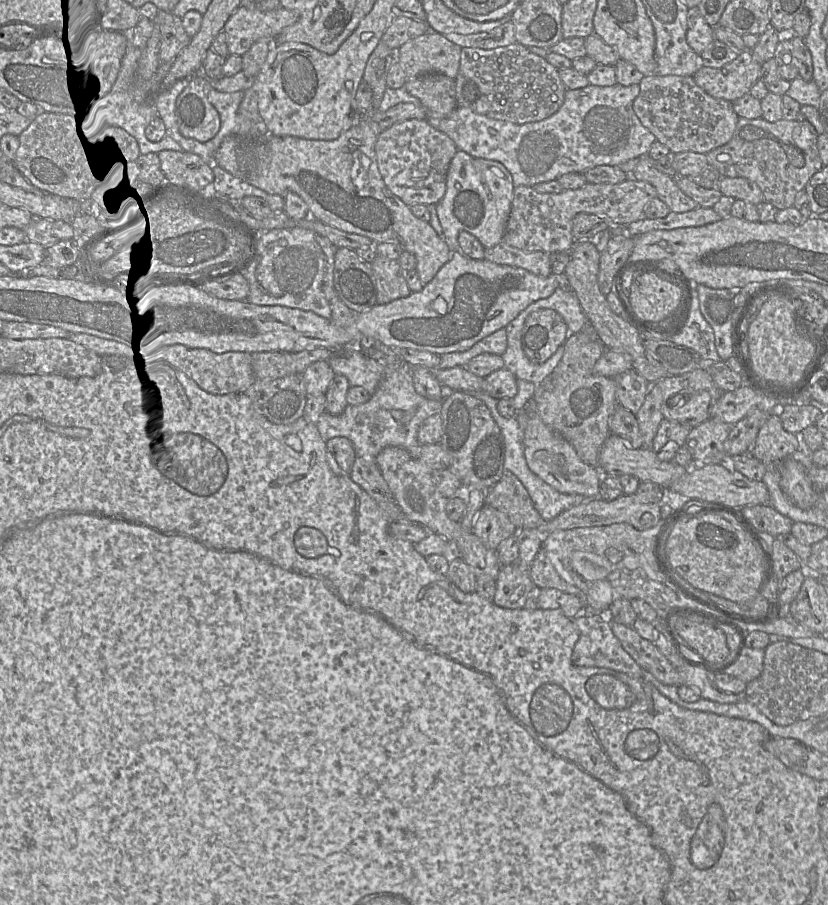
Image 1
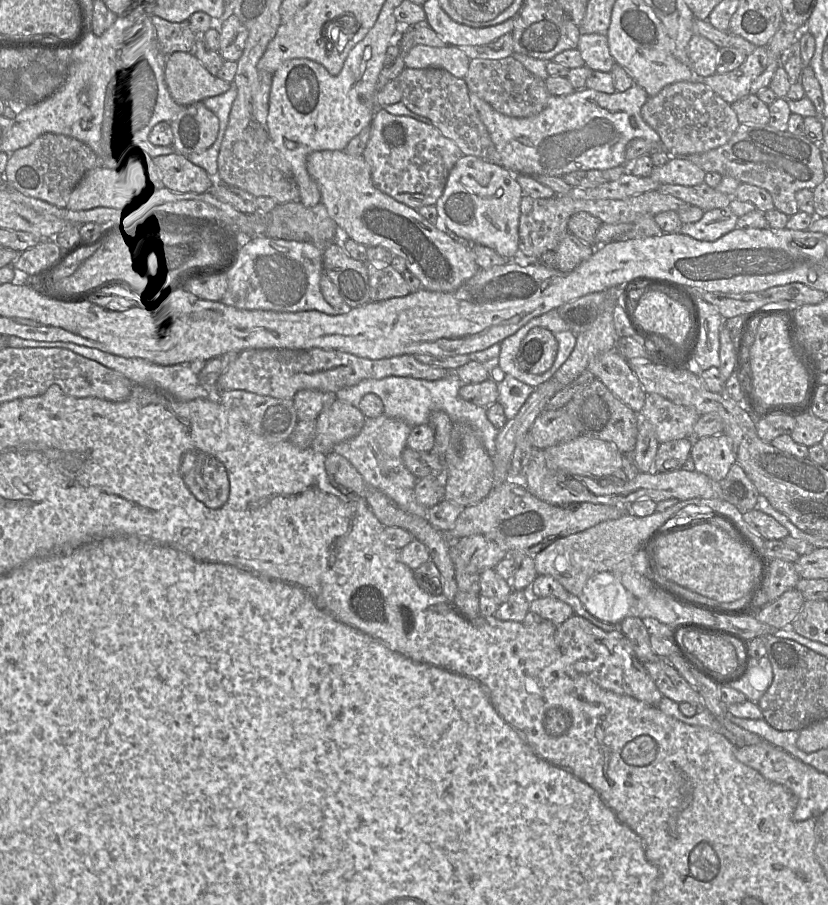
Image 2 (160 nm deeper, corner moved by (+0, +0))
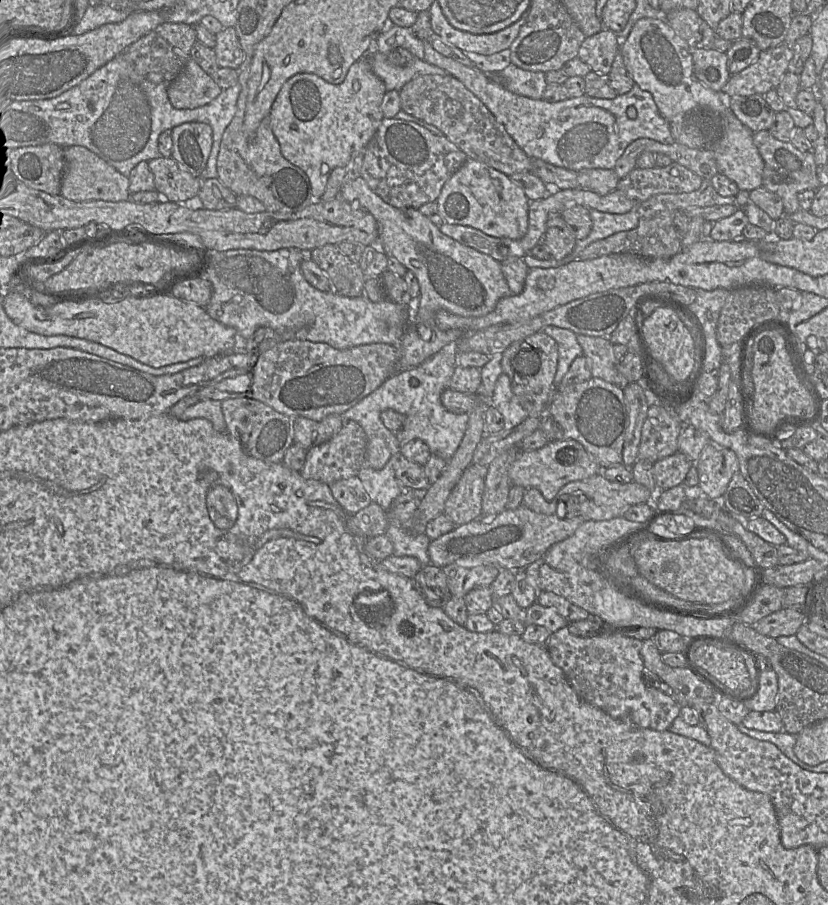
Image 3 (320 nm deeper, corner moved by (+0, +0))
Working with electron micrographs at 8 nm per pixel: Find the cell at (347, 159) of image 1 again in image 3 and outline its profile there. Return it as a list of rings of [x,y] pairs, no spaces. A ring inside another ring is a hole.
[[[362,176],[346,183],[339,197],[374,216],[379,228],[377,248],[413,272],[420,285],[420,298],[414,301],[413,324],[407,325],[401,340],[401,357],[396,373],[421,365],[442,349],[455,350],[464,333],[439,329],[435,325],[435,313],[439,309],[465,317],[479,317],[493,311],[502,298],[513,295],[500,262],[444,235],[419,209],[400,209],[386,203],[369,188]]]

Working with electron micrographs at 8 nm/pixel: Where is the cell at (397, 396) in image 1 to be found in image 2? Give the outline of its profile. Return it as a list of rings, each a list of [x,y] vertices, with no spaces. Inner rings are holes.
[[[384,413],[375,418],[366,417],[359,434],[335,445],[333,451],[345,457],[357,469],[368,487],[383,492],[402,510],[428,520],[428,509],[418,503],[414,492],[418,479],[402,460],[411,430],[412,427],[405,422],[389,418]]]

